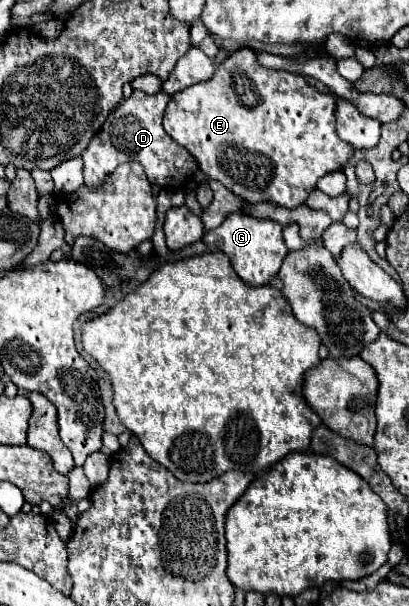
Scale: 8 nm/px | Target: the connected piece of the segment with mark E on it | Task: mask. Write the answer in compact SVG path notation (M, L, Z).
M252 49L232 53L218 65L210 81L182 89L170 99L164 115L166 133L194 155L208 179L220 181L228 191L248 203L270 201L288 209L304 205L318 179L326 173L342 171L354 153L354 147L336 135L334 95L318 91L300 75L262 67Z

